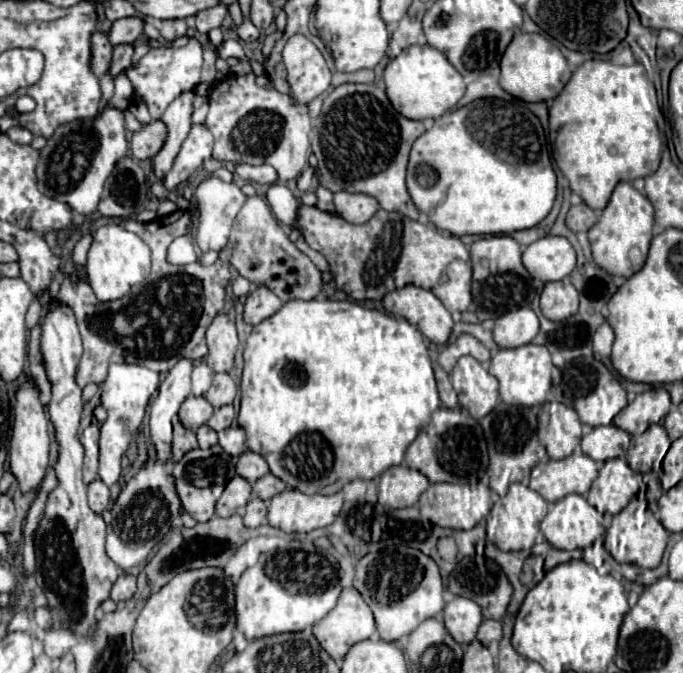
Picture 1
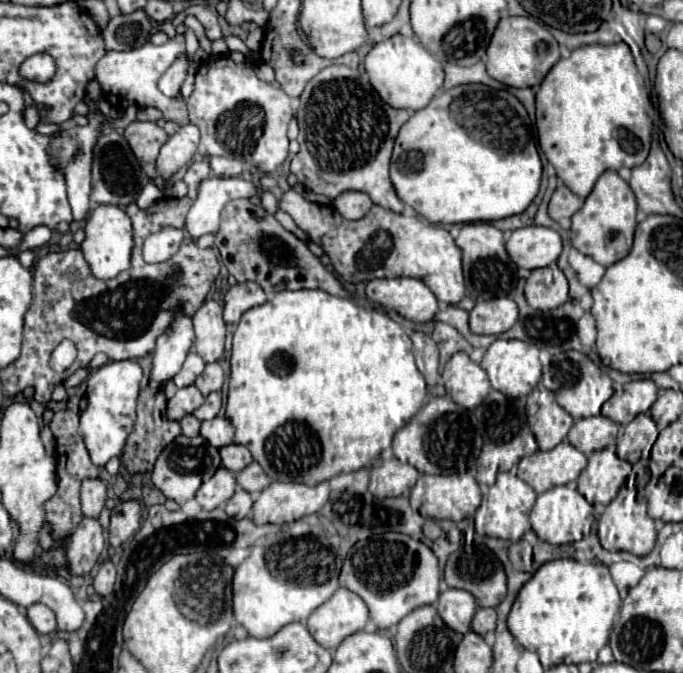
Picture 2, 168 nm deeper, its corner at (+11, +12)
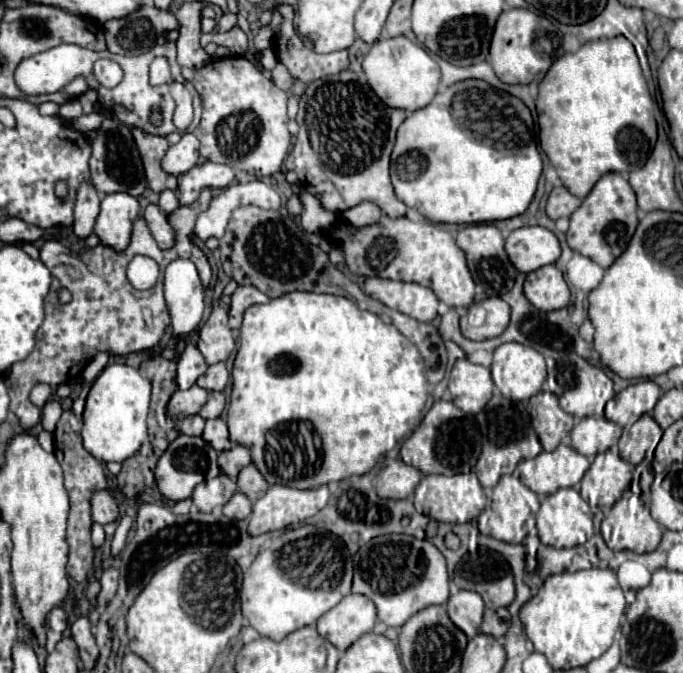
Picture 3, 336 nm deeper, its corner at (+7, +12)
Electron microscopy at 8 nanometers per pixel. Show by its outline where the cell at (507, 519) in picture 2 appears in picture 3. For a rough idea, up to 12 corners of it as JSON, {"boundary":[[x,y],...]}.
{"boundary":[[502,476],[477,518],[480,533],[510,544],[526,536],[538,496]]}

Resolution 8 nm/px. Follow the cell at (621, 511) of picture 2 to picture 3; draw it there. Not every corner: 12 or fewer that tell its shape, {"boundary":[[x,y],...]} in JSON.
{"boundary":[[632,492],[610,508],[601,535],[612,550],[658,548],[660,526],[646,506],[630,512]]}

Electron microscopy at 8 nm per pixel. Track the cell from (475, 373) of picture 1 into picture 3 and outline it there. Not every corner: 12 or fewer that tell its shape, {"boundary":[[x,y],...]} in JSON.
{"boundary":[[460,358],[448,390],[462,412],[478,414],[492,398],[490,370]]}

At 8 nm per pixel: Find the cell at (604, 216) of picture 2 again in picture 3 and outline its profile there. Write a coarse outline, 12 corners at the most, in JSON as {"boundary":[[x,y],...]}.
{"boundary":[[618,172],[570,216],[574,252],[608,268],[638,226],[636,194]]}

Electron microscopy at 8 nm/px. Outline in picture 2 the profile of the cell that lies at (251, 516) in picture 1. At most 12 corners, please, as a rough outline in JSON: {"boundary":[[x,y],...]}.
{"boundary":[[238,486],[226,504],[226,514],[246,518],[250,514],[252,496]]}

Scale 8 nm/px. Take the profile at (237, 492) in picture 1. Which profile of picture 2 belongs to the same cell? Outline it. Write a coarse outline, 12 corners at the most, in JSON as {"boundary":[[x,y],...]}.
{"boundary":[[220,466],[198,488],[196,500],[214,510],[236,490],[234,474]]}

